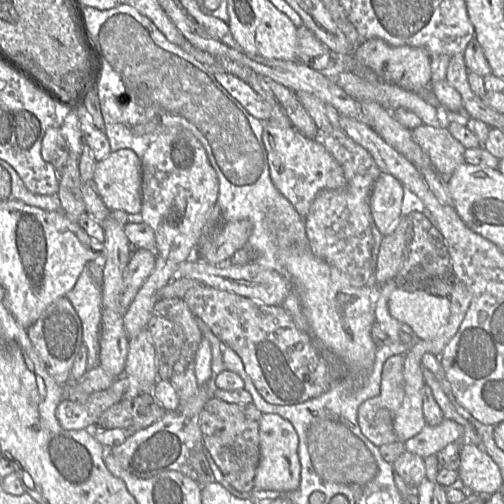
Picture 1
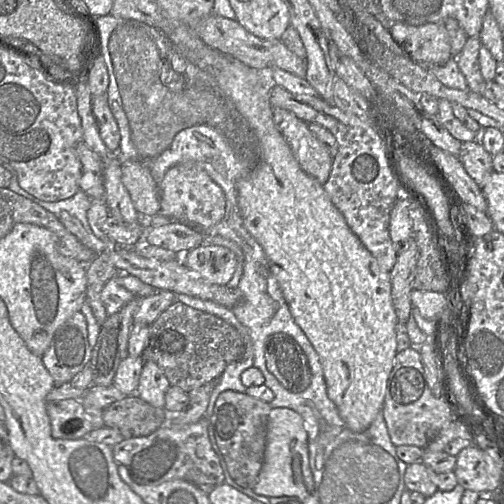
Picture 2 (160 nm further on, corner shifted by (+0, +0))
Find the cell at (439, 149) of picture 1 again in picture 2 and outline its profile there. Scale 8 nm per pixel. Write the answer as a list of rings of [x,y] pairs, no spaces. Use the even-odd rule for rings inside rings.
[[[479,140],[462,142],[458,155],[467,173],[478,183],[484,184],[493,169],[493,155],[490,154]]]

